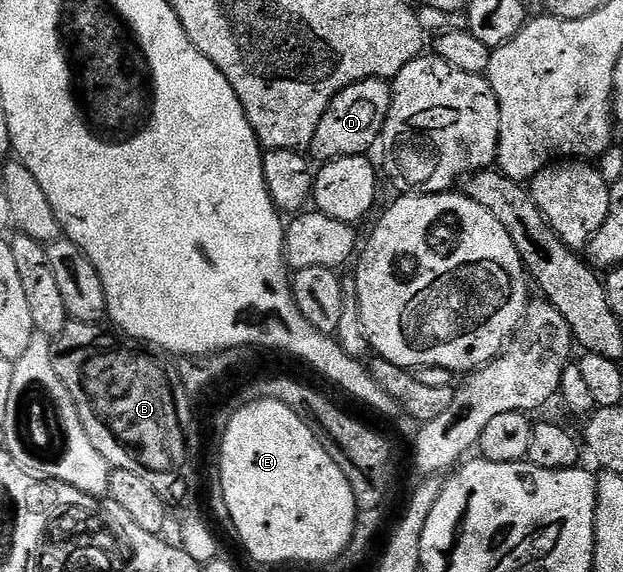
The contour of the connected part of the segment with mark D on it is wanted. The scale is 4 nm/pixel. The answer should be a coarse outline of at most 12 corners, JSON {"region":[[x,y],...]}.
{"region":[[389,81],[337,94],[308,150],[319,163],[365,155],[394,104]]}

